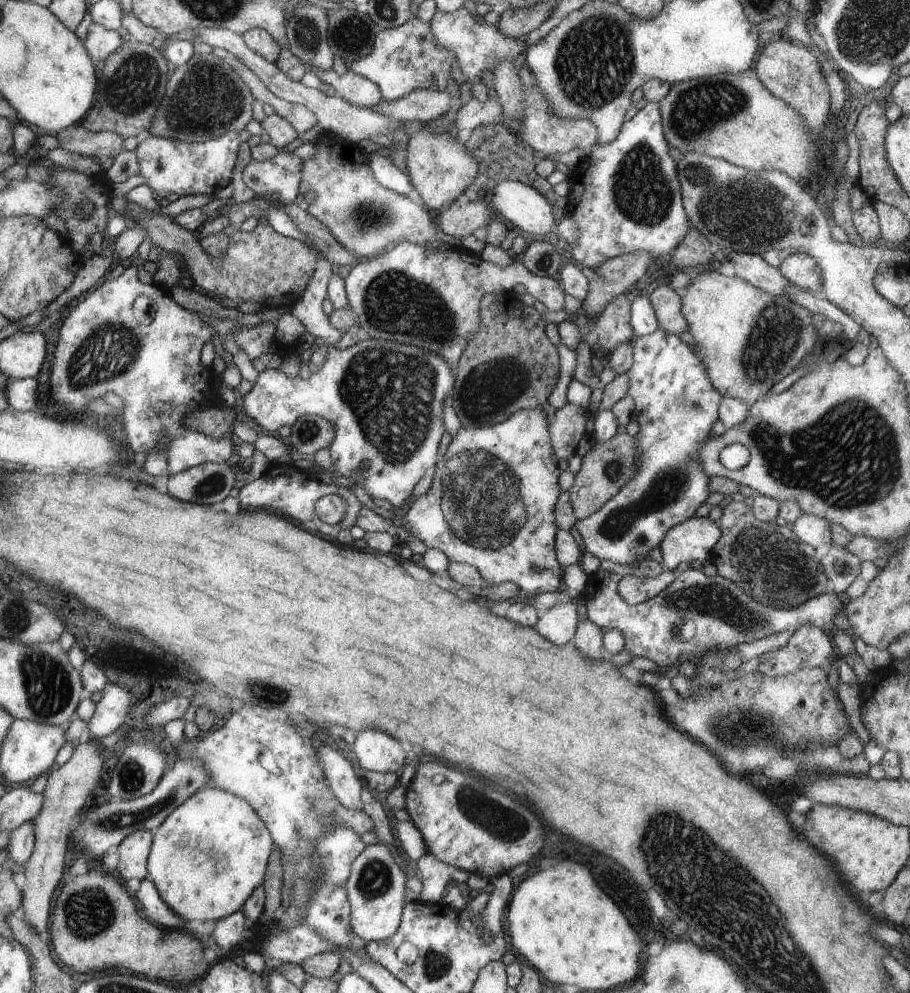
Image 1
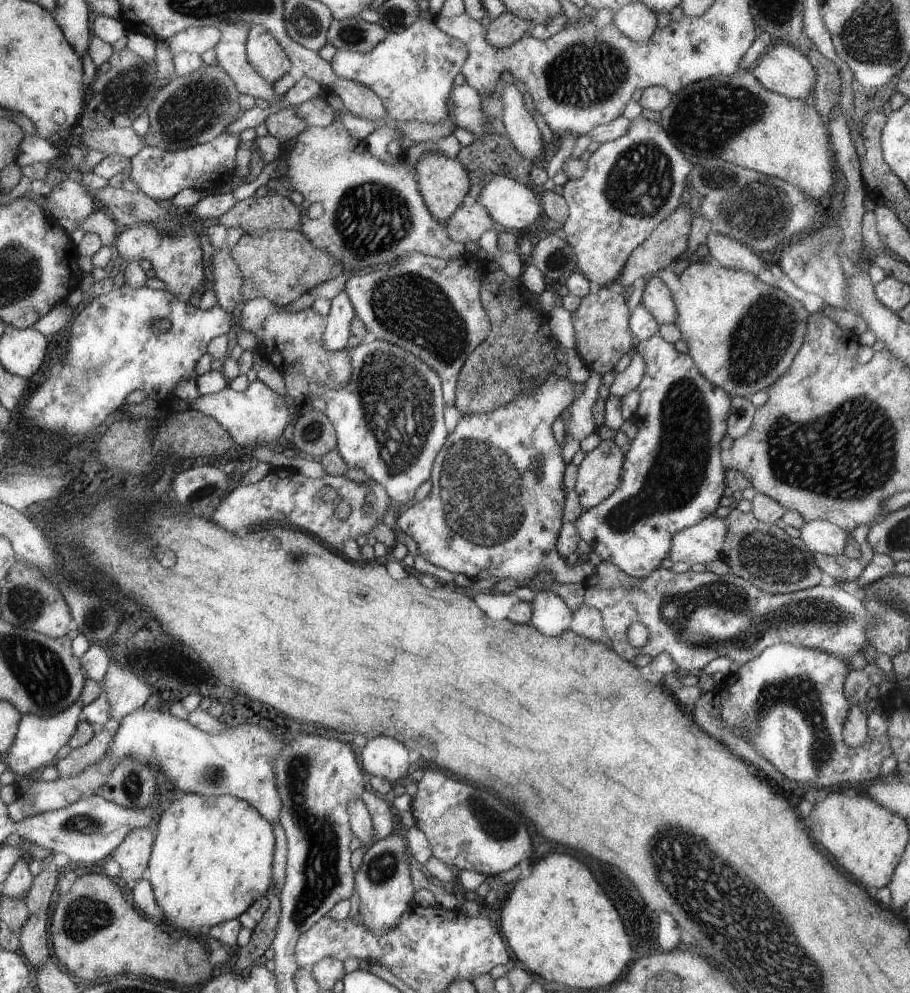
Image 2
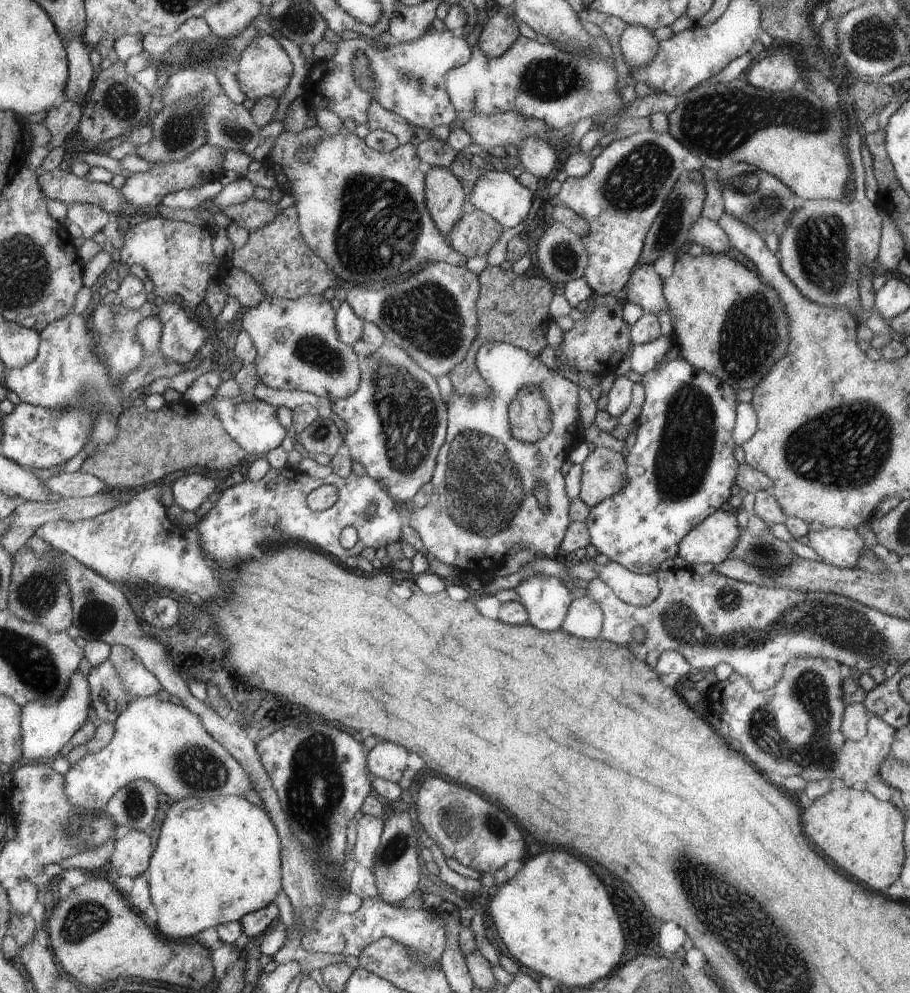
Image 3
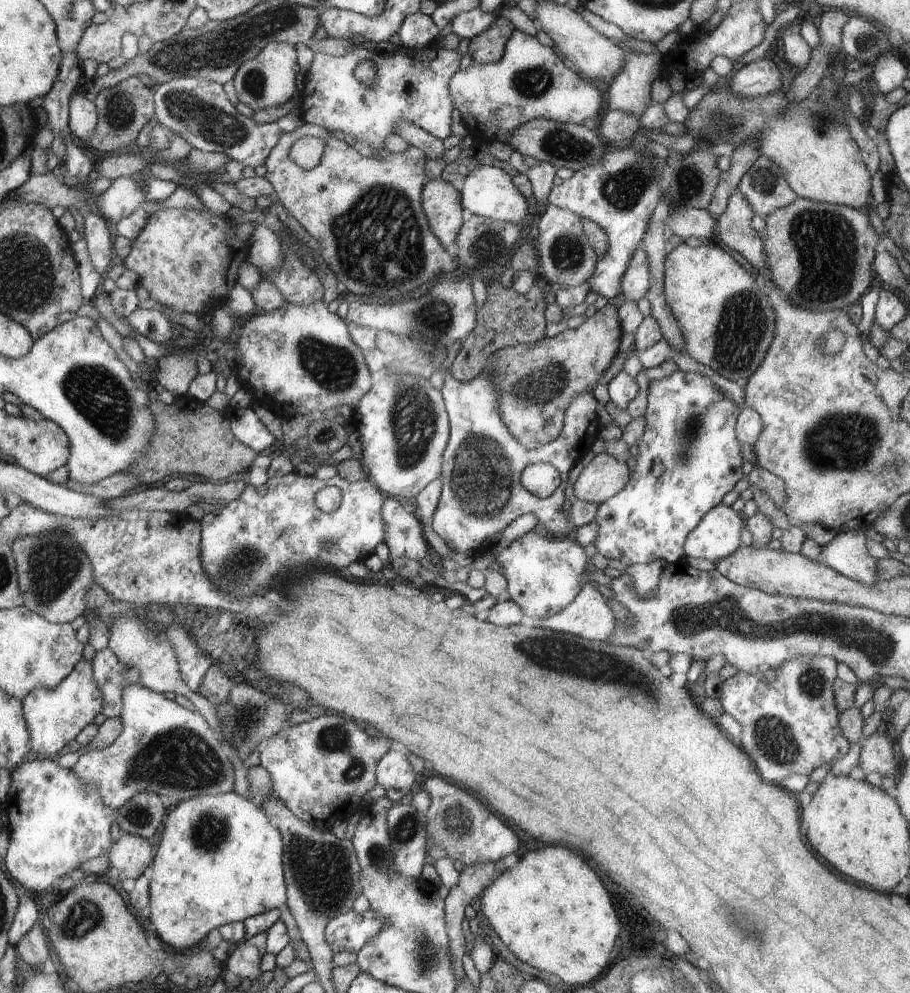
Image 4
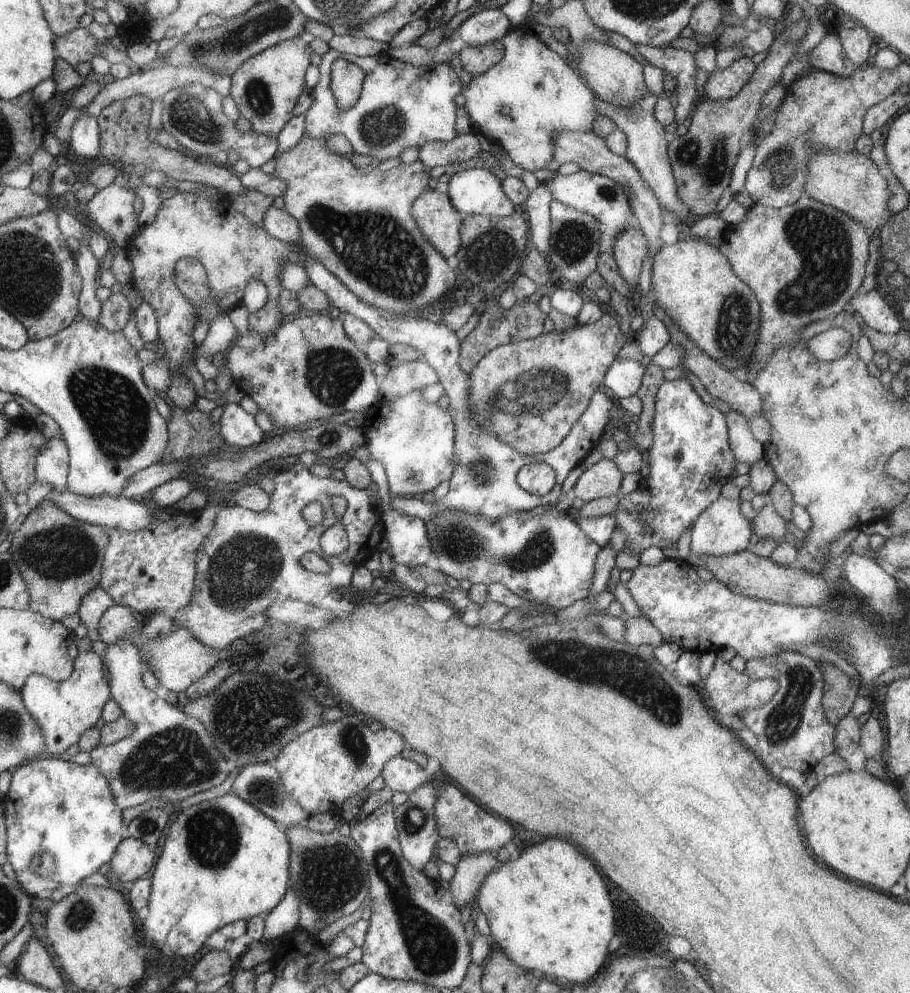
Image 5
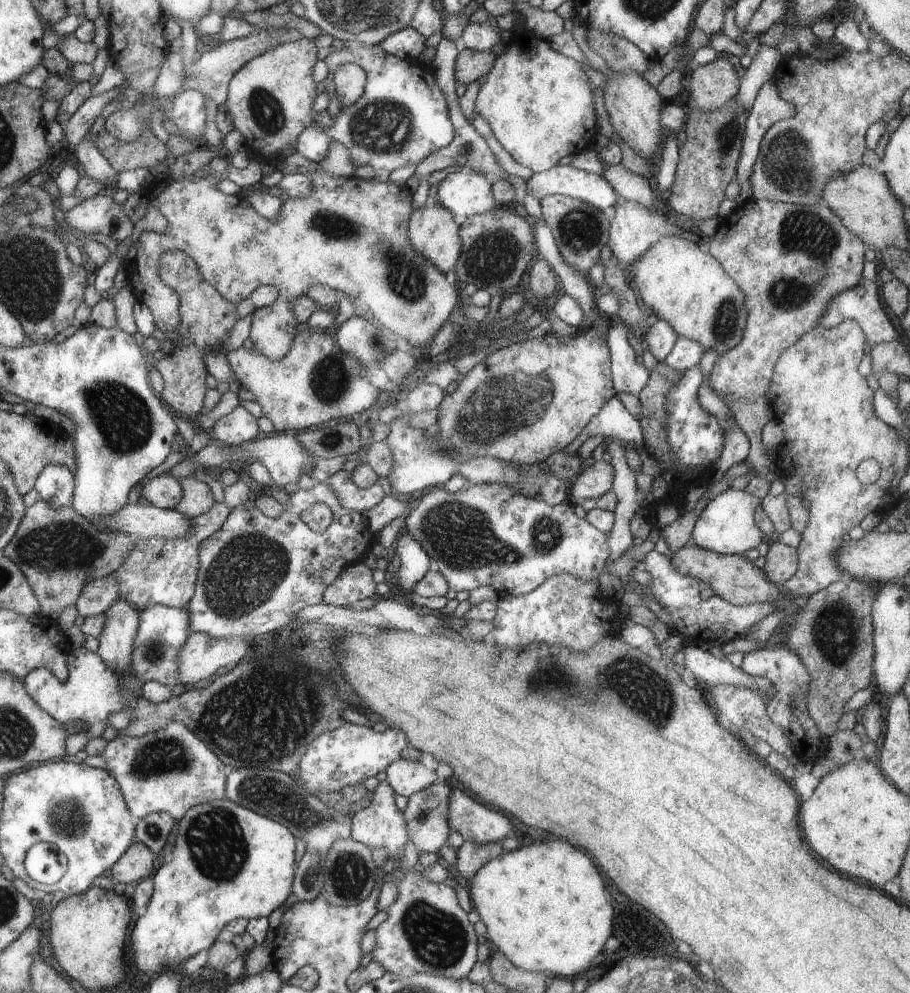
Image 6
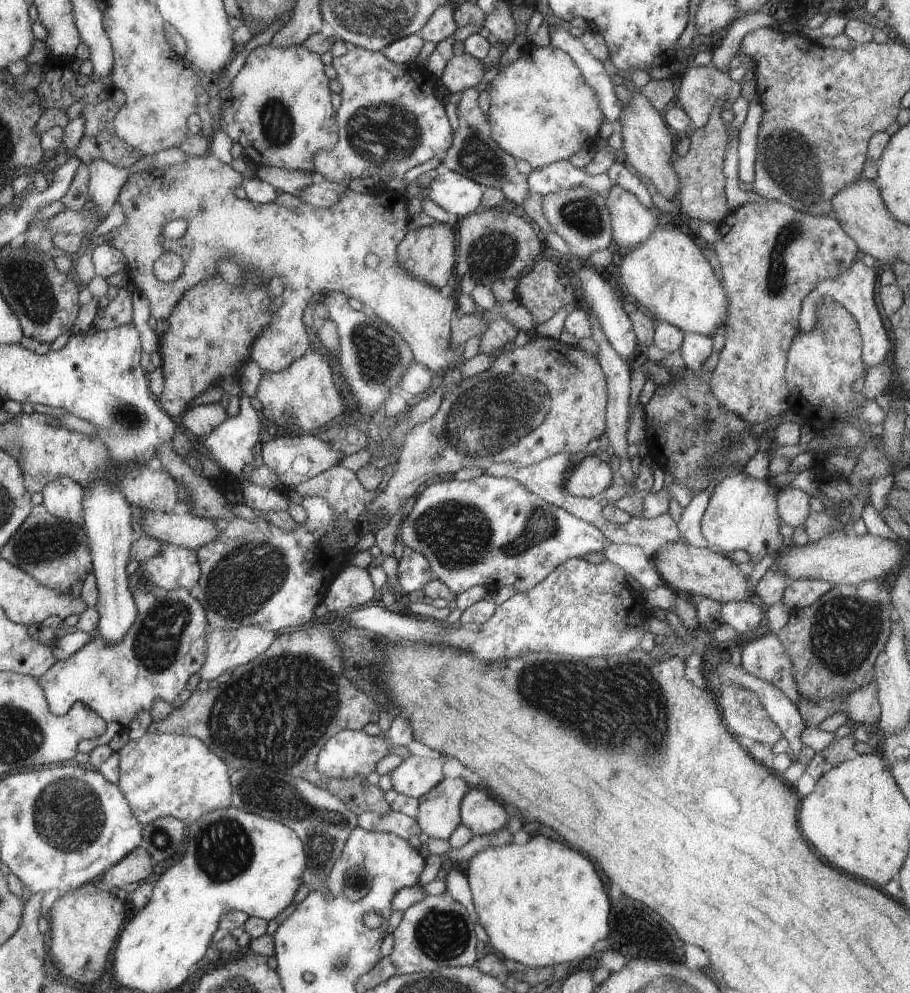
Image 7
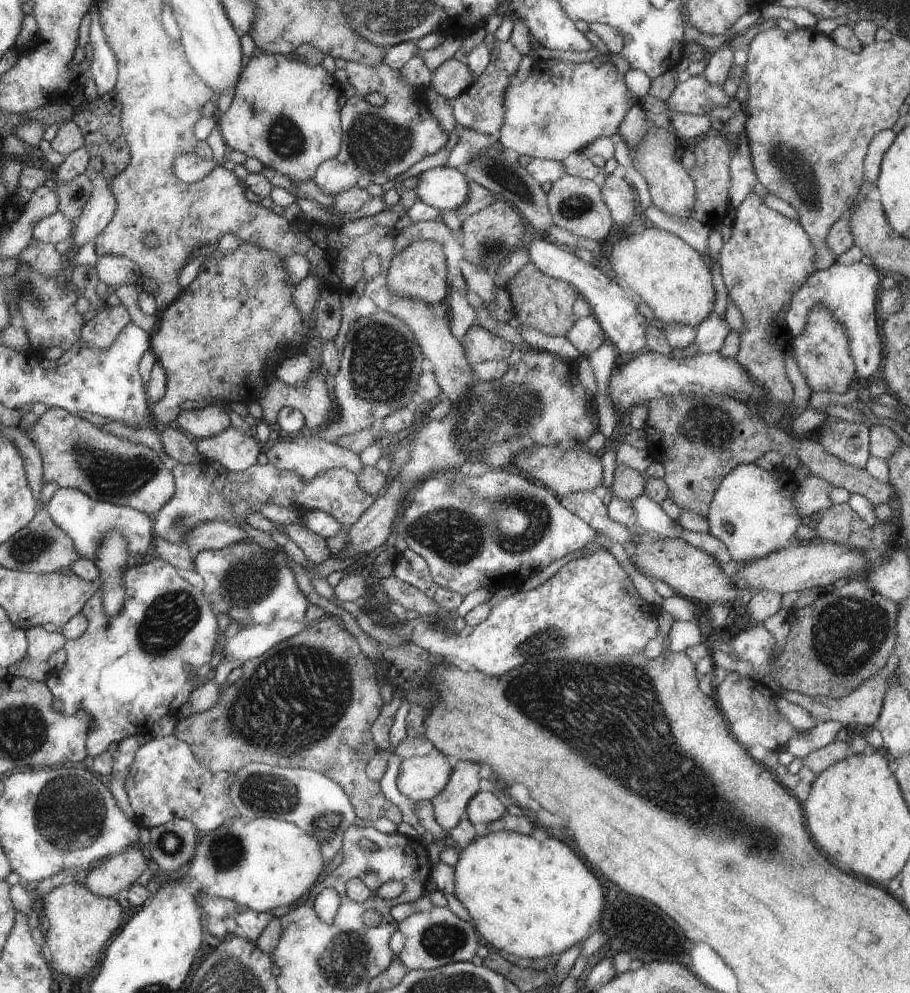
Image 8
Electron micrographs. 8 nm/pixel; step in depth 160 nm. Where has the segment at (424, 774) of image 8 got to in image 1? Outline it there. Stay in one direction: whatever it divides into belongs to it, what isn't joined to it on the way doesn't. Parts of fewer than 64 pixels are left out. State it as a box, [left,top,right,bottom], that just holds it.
[352,730,405,774]

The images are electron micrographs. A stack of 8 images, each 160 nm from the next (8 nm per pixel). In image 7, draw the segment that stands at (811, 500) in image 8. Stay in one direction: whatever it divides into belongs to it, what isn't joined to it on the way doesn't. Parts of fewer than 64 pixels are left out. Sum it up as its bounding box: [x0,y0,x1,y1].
[777,485,812,527]

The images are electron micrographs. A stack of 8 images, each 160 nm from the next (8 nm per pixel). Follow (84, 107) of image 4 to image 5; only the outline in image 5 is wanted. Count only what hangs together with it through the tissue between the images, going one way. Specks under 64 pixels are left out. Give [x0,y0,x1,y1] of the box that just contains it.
[70,107,101,160]

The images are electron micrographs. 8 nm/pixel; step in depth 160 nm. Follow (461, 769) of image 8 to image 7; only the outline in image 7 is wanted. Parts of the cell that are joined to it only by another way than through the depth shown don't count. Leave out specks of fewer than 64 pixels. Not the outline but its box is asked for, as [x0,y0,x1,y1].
[419,777,470,839]

